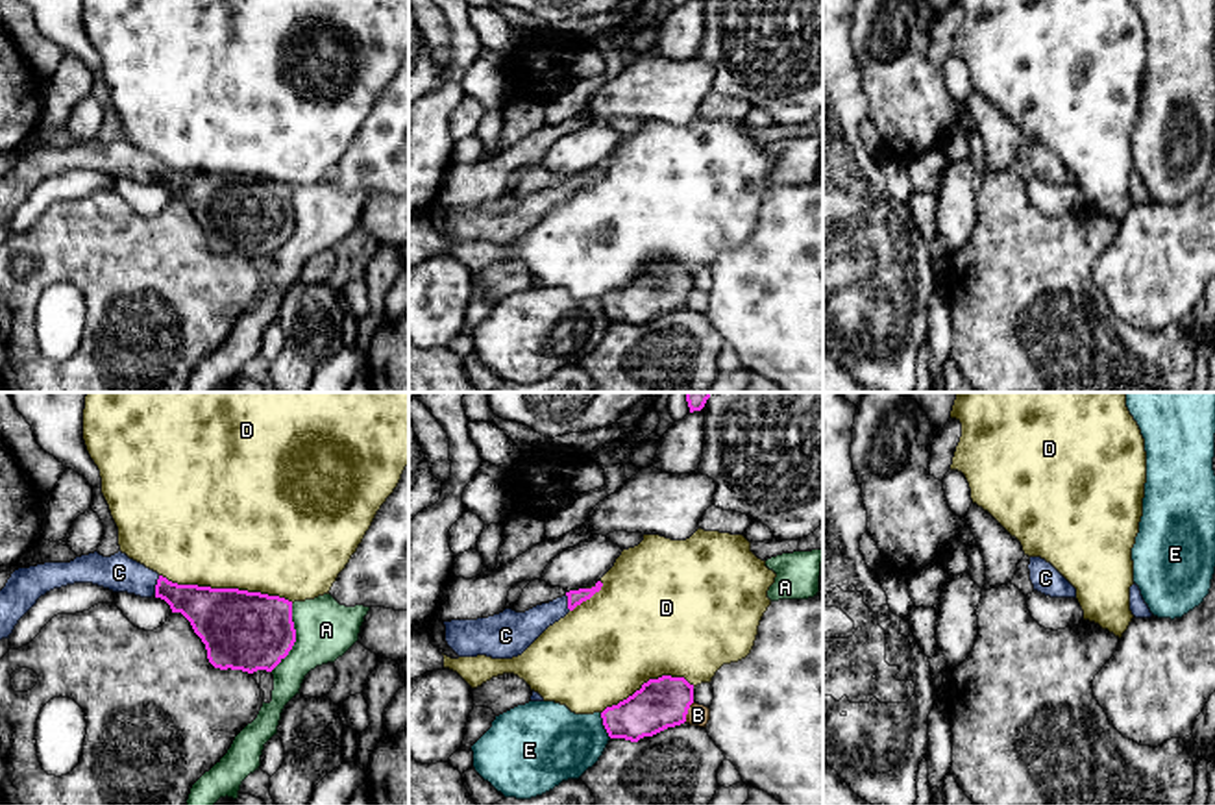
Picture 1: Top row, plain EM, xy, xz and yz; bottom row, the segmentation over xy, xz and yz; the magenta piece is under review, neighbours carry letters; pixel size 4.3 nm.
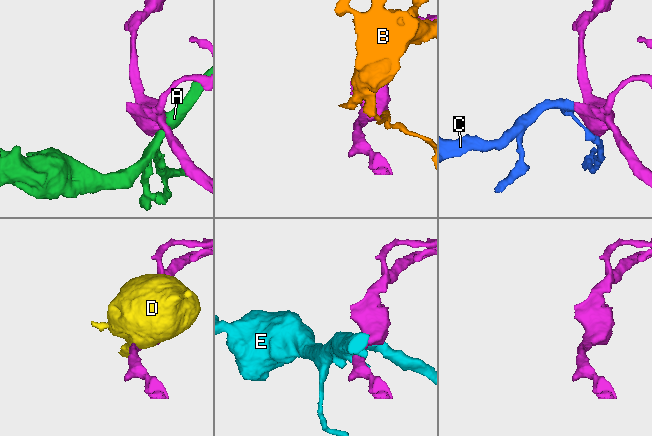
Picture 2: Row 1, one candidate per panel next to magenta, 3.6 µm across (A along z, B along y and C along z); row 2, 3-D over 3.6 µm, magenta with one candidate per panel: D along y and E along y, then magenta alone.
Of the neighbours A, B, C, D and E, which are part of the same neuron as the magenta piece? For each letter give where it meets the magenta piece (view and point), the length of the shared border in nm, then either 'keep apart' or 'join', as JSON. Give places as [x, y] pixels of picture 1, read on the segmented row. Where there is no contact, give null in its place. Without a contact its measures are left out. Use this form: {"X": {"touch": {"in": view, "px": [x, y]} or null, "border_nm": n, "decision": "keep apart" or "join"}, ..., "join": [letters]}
{"A": {"touch": {"in": "xy", "px": [294, 637]}, "border_nm": 320, "decision": "keep apart"}, "B": {"touch": {"in": "xz", "px": [687, 711]}, "border_nm": 100, "decision": "keep apart"}, "C": {"touch": {"in": "xy", "px": [156, 585]}, "border_nm": 90, "decision": "join"}, "D": {"touch": {"in": "xy", "px": [226, 589]}, "border_nm": 600, "decision": "keep apart"}, "E": {"touch": {"in": "xz", "px": [603, 724]}, "border_nm": 120, "decision": "keep apart"}, "join": ["C"]}

